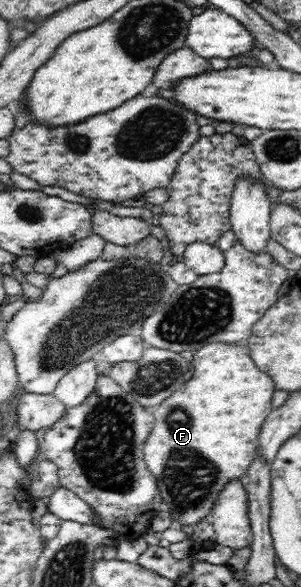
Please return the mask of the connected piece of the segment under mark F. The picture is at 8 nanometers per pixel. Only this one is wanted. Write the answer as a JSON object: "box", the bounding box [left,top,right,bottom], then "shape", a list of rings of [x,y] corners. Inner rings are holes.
{"box":[143,342,275,528],"shape":[[[217,342],[207,344],[196,352],[192,362],[194,364],[192,380],[188,380],[186,386],[182,386],[182,388],[173,392],[152,413],[155,421],[153,422],[150,435],[147,437],[143,448],[144,460],[150,471],[152,471],[152,474],[156,477],[160,496],[164,502],[164,508],[169,511],[170,518],[172,518],[172,526],[177,526],[178,528],[181,528],[181,526],[195,526],[203,518],[209,519],[215,507],[215,502],[219,499],[223,488],[234,479],[240,480],[240,478],[247,474],[248,468],[250,468],[252,461],[256,458],[256,438],[260,435],[260,428],[262,428],[264,418],[268,416],[268,413],[272,409],[272,395],[275,391],[274,381],[256,366],[252,357],[248,355],[246,344],[238,345],[238,343],[226,344]]]}

